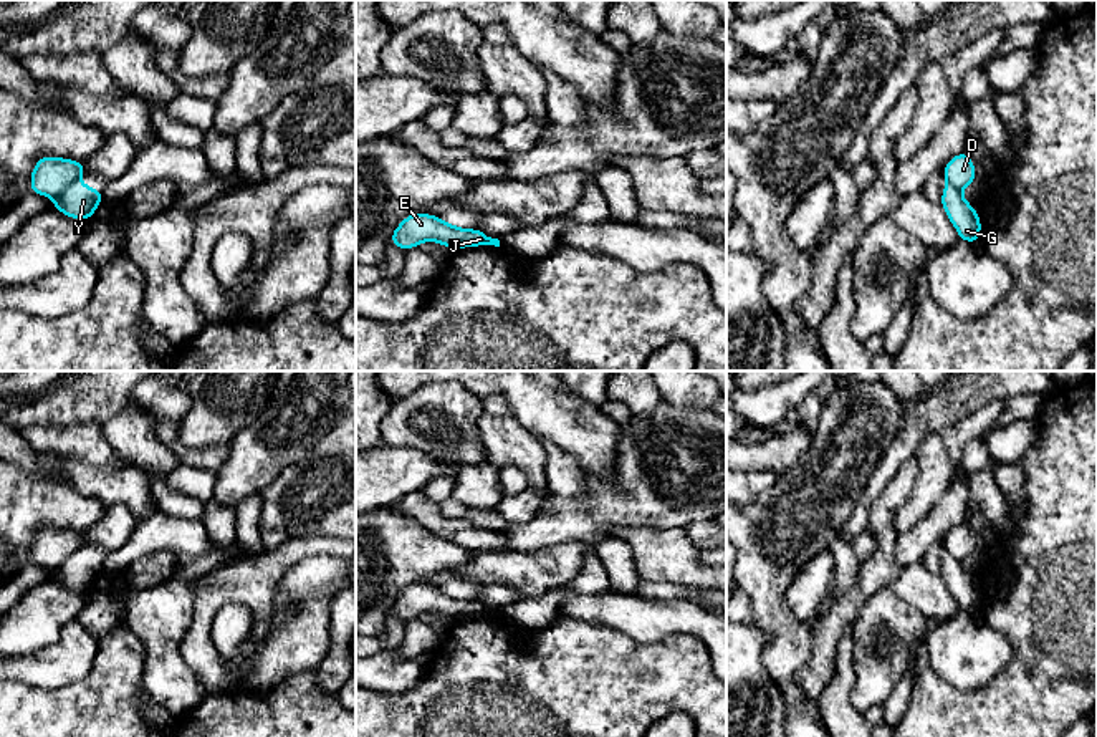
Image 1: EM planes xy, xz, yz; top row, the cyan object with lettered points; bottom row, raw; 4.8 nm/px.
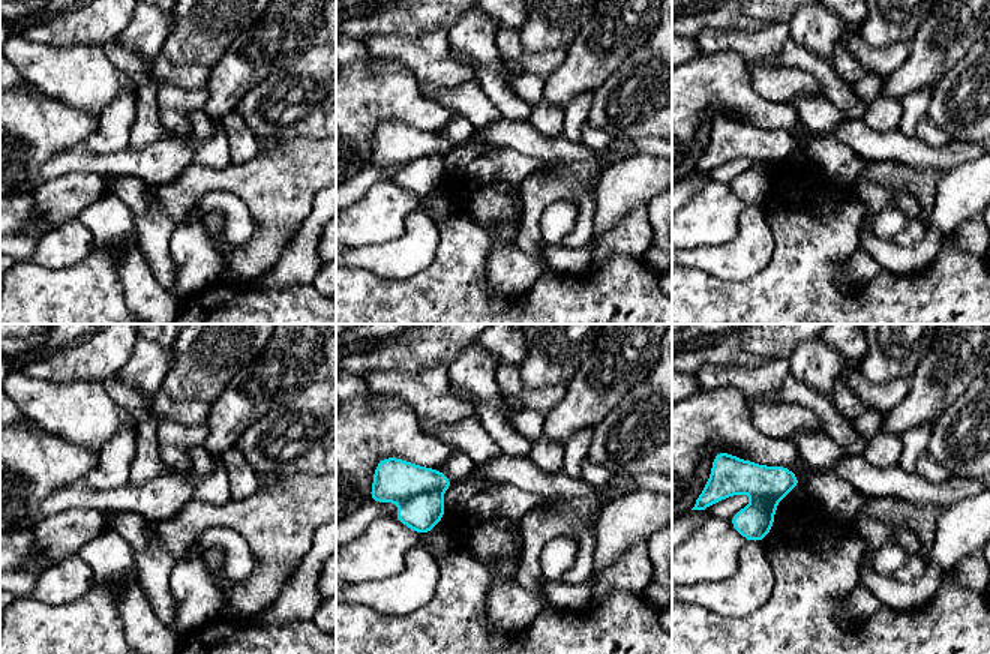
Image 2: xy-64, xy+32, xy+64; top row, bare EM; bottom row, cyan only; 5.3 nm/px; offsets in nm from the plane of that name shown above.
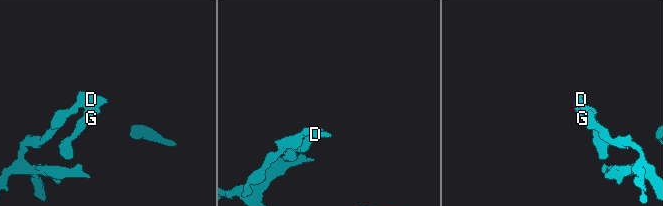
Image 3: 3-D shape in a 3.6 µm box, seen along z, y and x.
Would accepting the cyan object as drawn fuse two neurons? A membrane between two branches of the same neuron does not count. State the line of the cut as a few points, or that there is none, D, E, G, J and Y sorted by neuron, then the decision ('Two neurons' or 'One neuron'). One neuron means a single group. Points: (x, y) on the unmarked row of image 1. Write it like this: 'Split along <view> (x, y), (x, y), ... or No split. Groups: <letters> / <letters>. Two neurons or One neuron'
Split along xy (73, 553), (57, 570). Groups: D E J / G Y. Two neurons

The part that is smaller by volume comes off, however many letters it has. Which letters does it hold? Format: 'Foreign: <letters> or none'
Foreign: G, Y

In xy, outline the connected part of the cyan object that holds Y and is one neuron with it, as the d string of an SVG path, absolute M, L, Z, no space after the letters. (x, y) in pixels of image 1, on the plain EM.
M81 553L69 556L51 578L74 591L94 591L94 581L101 573L104 563Z

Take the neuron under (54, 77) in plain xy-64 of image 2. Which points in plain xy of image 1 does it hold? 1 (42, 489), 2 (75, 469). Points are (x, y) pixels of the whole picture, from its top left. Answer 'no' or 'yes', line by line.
1: no
2: yes

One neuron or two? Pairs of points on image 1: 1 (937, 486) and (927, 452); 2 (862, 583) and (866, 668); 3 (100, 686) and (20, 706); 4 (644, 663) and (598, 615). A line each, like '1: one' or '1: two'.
1: one
2: two
3: one
4: two

